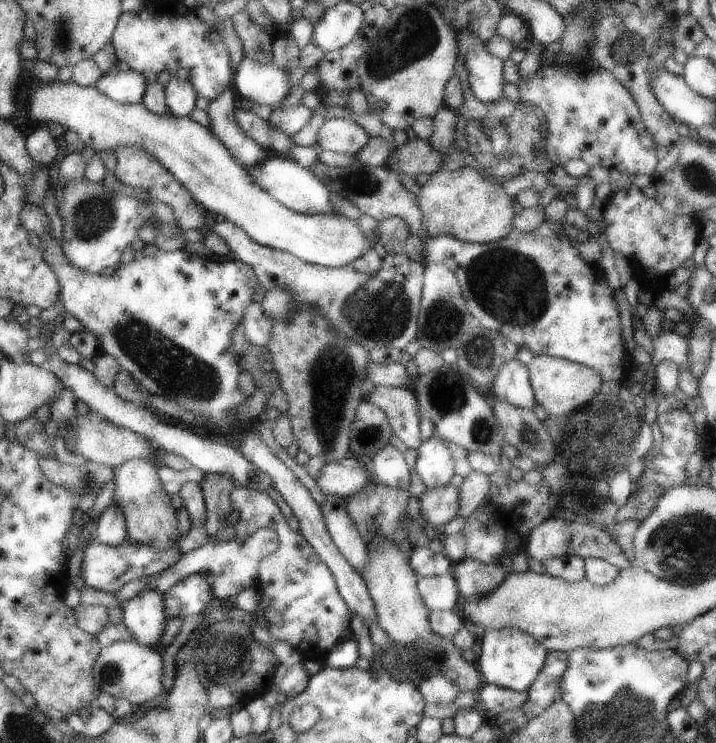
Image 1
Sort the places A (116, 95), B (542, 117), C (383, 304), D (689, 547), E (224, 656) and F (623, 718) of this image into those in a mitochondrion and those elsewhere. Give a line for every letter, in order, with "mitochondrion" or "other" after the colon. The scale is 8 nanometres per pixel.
A: other
B: mitochondrion
C: mitochondrion
D: mitochondrion
E: mitochondrion
F: mitochondrion

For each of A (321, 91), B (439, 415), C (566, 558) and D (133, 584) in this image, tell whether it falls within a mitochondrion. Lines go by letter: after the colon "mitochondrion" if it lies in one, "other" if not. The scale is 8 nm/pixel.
A: other
B: other
C: other
D: other

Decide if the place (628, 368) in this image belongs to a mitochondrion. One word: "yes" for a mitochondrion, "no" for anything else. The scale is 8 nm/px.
no

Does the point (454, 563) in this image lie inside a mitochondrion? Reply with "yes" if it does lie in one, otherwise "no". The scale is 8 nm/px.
no

